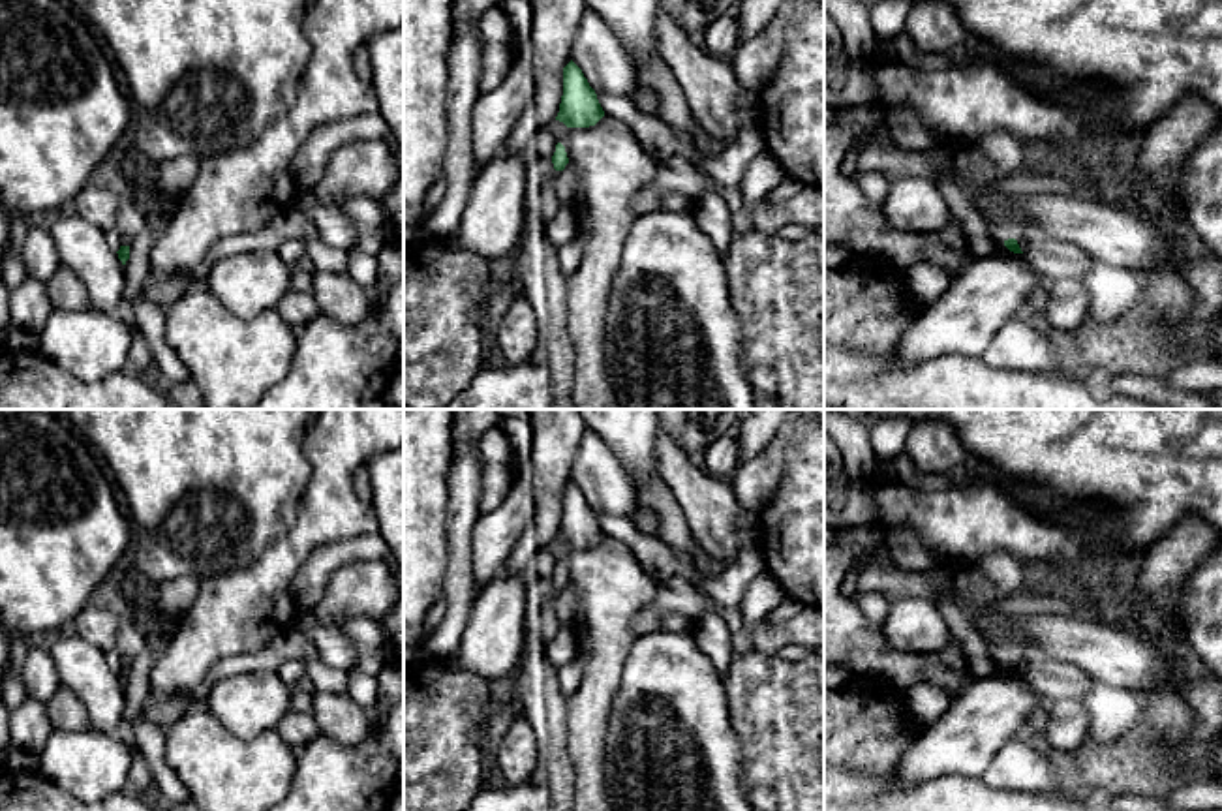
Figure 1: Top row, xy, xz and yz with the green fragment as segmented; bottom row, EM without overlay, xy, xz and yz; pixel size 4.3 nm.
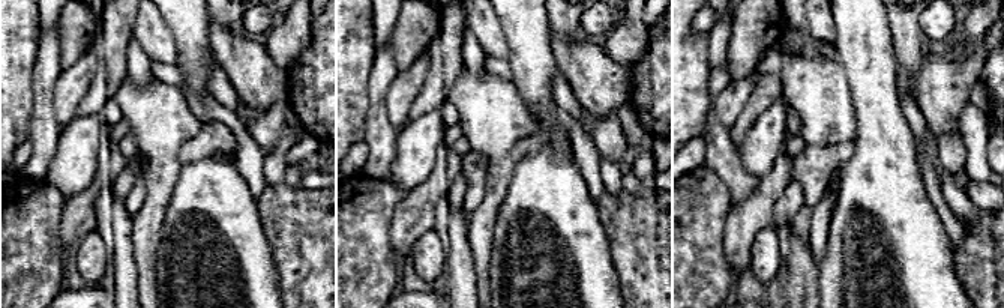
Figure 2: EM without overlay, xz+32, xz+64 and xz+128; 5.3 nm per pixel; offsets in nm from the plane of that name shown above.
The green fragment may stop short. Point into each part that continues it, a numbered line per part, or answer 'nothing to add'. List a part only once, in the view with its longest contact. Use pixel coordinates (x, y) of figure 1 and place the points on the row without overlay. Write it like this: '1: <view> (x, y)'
nothing to add

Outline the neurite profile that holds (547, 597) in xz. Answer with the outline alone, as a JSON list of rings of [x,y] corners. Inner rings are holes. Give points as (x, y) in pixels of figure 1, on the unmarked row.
[[[552,578],[535,582],[537,601],[527,610],[526,629],[529,635],[539,635],[544,642],[550,642],[559,631],[559,620],[556,614],[556,603],[561,591],[554,589]]]

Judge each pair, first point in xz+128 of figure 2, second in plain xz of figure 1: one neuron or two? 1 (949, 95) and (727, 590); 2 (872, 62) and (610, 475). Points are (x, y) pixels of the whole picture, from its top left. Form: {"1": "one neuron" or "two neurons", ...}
{"1": "two neurons", "2": "two neurons"}

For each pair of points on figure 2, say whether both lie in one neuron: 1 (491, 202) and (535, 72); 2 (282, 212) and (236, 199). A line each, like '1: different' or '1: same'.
1: different
2: different

